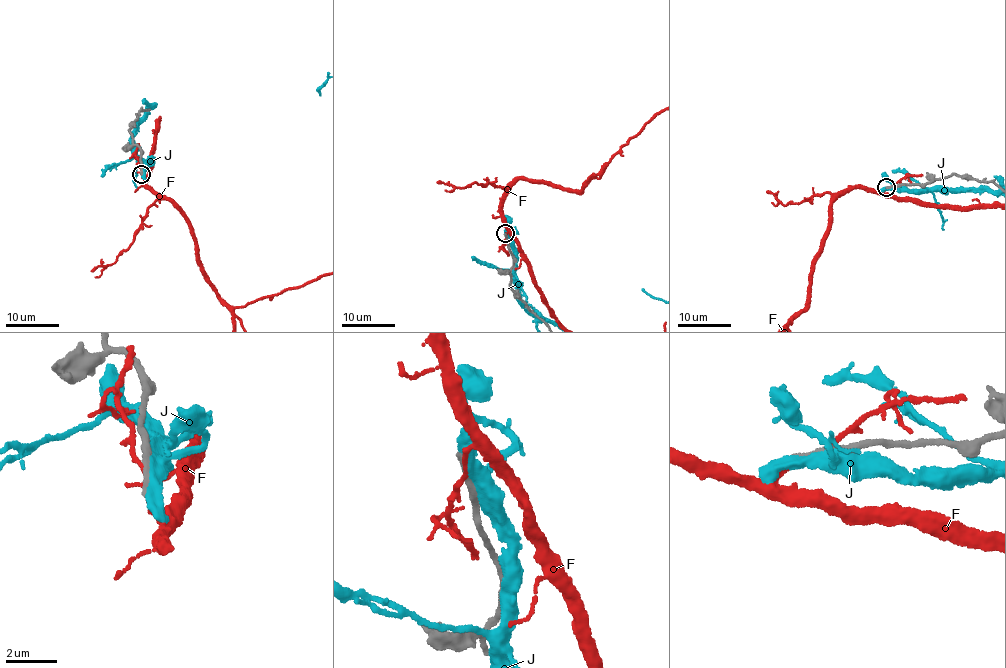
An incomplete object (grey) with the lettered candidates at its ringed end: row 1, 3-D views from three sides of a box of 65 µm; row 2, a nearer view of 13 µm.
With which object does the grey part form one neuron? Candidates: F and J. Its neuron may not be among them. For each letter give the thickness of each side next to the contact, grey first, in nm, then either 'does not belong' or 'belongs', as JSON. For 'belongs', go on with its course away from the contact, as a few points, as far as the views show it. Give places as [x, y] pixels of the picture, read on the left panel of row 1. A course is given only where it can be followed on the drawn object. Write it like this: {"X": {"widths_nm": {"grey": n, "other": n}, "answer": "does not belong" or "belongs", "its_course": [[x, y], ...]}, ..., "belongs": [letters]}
{"F": {"widths_nm": {"grey": 280, "other": 140}, "answer": "does not belong"}, "J": {"widths_nm": {"grey": 240, "other": 400}, "answer": "does not belong"}, "belongs": []}

